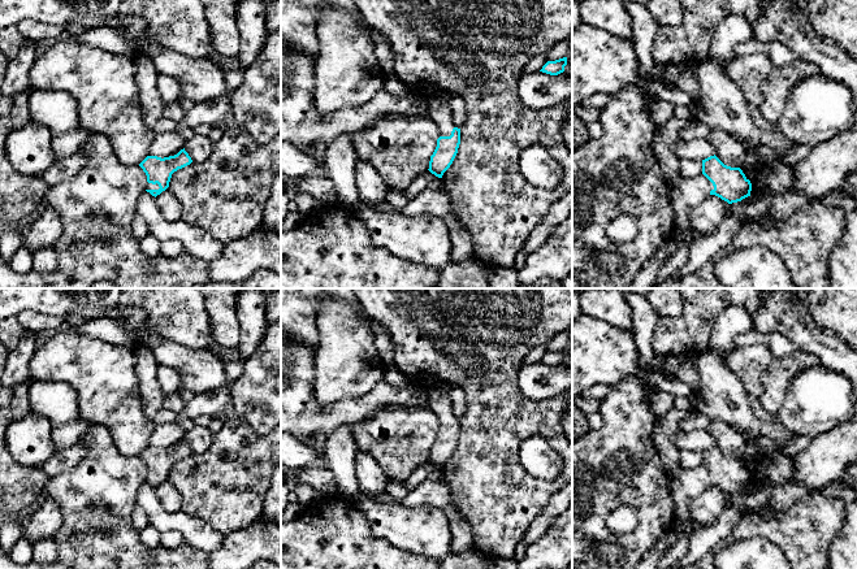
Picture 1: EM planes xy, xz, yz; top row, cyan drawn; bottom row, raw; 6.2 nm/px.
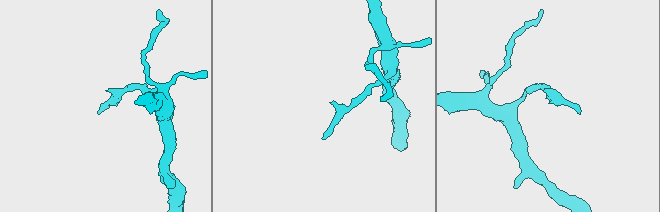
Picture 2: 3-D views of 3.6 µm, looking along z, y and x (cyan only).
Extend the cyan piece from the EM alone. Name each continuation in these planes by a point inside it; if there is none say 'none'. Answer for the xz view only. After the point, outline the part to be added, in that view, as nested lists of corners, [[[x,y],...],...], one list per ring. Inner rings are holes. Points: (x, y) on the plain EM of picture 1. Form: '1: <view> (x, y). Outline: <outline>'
1: xz (440, 403). Outline: [[[432,387],[429,390],[430,395],[428,407],[438,418],[438,429],[450,427],[453,420],[456,418],[450,396],[440,387]]]

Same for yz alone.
1: yz (685, 485). Outline: [[[704,466],[685,469],[670,475],[670,492],[675,504],[675,521],[692,520],[689,503],[701,495],[710,482],[713,474]]]

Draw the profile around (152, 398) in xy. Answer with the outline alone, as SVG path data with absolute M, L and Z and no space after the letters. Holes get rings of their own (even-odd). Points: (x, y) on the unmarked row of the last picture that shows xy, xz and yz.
M139 344L135 348L135 356L135 370L140 386L143 411L146 416L152 420L153 416L163 408L163 401L165 399L156 378L159 362L146 344Z

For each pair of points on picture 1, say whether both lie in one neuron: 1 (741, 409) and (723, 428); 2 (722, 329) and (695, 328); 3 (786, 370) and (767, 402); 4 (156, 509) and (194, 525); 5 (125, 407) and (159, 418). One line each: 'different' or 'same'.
1: different
2: different
3: same
4: same
5: different

